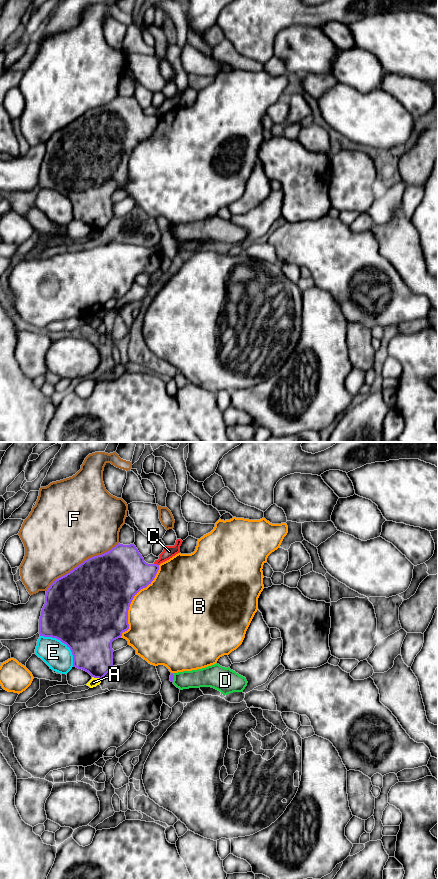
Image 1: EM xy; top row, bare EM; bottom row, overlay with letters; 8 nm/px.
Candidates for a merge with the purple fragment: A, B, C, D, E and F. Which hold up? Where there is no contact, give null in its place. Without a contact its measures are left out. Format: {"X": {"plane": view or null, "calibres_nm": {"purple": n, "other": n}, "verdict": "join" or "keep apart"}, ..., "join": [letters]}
{"A": {"plane": "xy", "calibres_nm": {"purple": 320, "other": 70}, "verdict": "keep apart"}, "B": {"plane": "xy", "calibres_nm": {"purple": 500, "other": 500}, "verdict": "keep apart"}, "C": {"plane": "xy", "calibres_nm": {"purple": 340, "other": 100}, "verdict": "keep apart"}, "D": {"plane": "xy", "calibres_nm": {"purple": 30, "other": 150}, "verdict": "keep apart"}, "E": {"plane": "xy", "calibres_nm": {"purple": 500, "other": 220}, "verdict": "keep apart"}, "F": {"plane": "xy", "calibres_nm": {"purple": 500, "other": 500}, "verdict": "keep apart"}, "join": []}

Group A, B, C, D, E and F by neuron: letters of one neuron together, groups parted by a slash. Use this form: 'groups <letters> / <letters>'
groups A D / B / C / E / F

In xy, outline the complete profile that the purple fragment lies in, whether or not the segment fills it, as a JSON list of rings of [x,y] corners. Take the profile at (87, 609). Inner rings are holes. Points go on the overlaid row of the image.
[[[118,543],[110,551],[91,557],[66,575],[56,579],[46,591],[45,604],[39,619],[39,634],[60,640],[70,648],[73,666],[103,679],[113,666],[112,642],[129,629],[128,610],[134,596],[154,580],[159,565],[148,564],[134,544]]]

